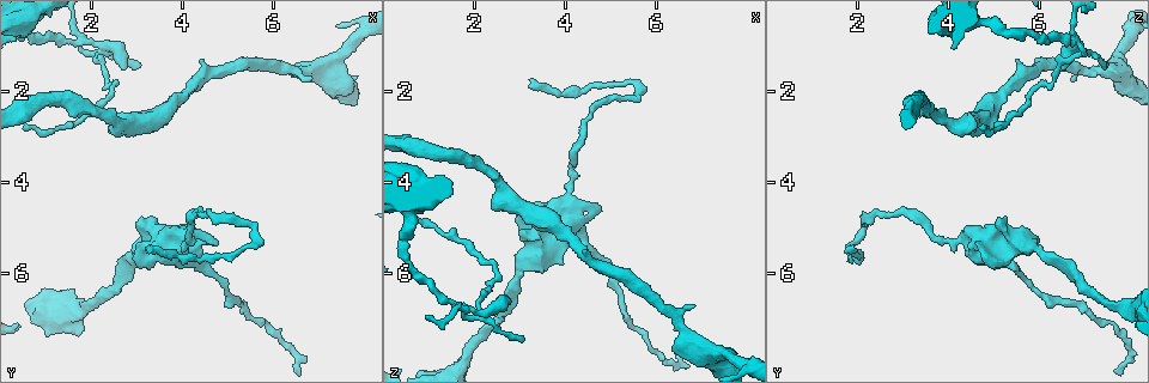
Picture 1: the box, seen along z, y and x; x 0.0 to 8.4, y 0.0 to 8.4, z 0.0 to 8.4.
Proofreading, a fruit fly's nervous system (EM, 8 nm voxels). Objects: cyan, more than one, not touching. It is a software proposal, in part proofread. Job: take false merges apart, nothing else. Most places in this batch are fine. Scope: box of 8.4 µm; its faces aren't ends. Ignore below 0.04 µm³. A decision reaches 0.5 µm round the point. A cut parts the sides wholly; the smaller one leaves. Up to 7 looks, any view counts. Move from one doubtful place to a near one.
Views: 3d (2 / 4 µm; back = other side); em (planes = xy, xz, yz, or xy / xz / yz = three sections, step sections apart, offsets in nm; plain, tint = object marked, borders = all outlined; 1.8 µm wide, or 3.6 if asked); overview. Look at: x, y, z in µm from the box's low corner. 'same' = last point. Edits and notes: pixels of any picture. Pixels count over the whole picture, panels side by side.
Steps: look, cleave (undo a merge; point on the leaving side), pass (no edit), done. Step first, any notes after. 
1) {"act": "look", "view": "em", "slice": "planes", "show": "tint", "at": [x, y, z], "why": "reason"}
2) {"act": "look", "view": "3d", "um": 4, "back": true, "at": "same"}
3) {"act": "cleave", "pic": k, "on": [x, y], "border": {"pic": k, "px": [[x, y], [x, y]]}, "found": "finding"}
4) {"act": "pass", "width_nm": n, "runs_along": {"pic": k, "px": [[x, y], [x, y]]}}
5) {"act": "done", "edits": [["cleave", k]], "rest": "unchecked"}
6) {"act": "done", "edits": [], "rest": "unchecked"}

{"act": "look", "view": "em", "slice": "xz", "step": 16, "show": "plain", "at": [1.60, 0.95, 6.65], "why": "abrupt turn"}

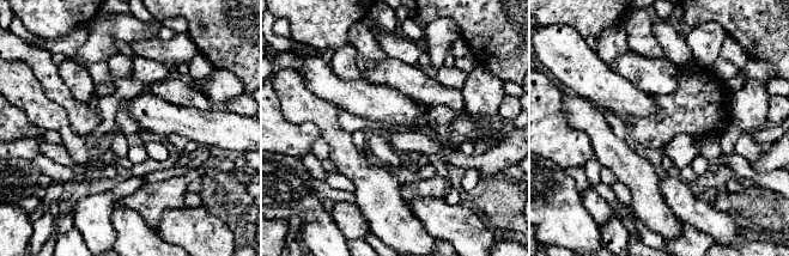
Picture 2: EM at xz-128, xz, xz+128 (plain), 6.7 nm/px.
{"act": "look", "view": "em", "slice": "xz", "step": 16, "show": "tint", "at": "same"}

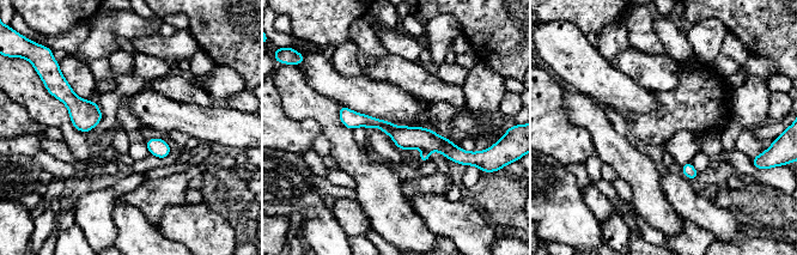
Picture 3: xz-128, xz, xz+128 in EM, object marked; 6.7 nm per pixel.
{"act": "cleave", "pic": 3, "on": [424, 157], "border": {"pic": 3, "px": [[424, 150], [427, 152]]}, "found": "a second neuron is stuck on"}

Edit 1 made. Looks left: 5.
{"act": "look", "view": "overview"}

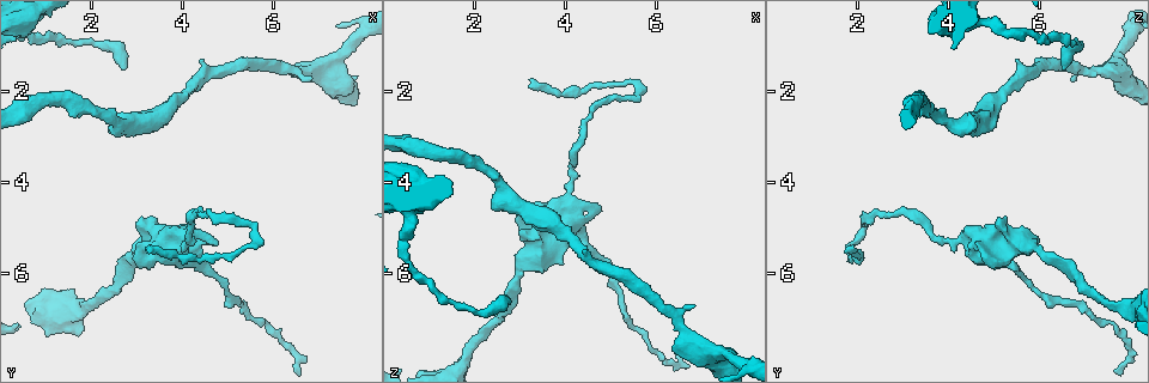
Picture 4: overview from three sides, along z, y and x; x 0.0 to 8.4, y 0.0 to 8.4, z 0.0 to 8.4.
{"act": "look", "view": "em", "slice": "planes", "show": "plain", "at": [7.15, 1.60, 7.85], "why": "thick turns thin"}

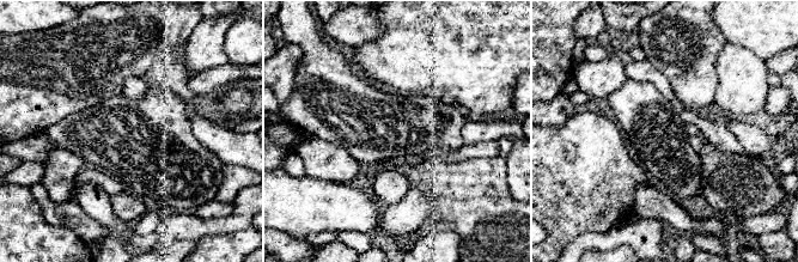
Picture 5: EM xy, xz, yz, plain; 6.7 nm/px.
{"act": "look", "view": "em", "slice": "planes", "show": "tint", "at": "same"}

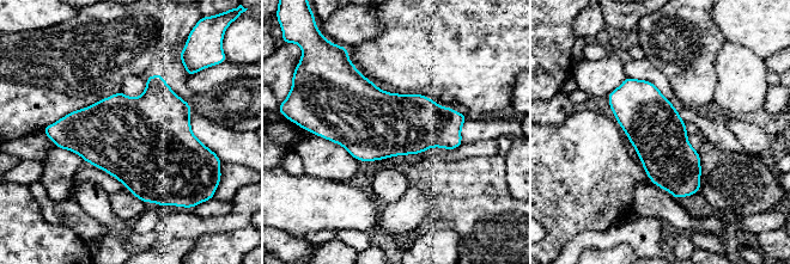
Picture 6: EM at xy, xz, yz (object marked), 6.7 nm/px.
{"act": "pass", "found": "one neuron here"}

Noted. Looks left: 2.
{"act": "look", "view": "em", "um": 3.6, "slice": "xz", "step": 4, "show": "tint", "at": [3.90, 5.20, 4.60], "why": "side arm on a straight run"}

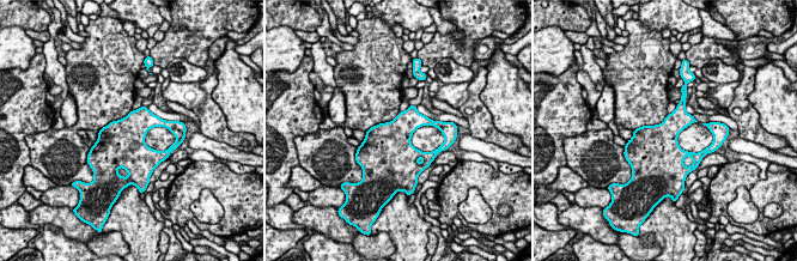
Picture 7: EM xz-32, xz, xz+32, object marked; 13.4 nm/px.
{"act": "look", "view": "em", "um": 3.6, "slice": "planes", "show": "tint", "at": "same", "why": "another direction"}

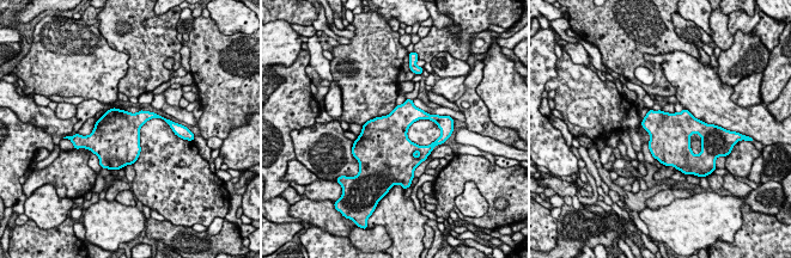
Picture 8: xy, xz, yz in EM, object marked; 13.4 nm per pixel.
{"act": "pass", "width_nm": 550, "found": "continuous, no second neuron"}

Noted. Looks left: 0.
{"act": "done", "edits": [["cleave", 3]], "rest": "unchecked"}

